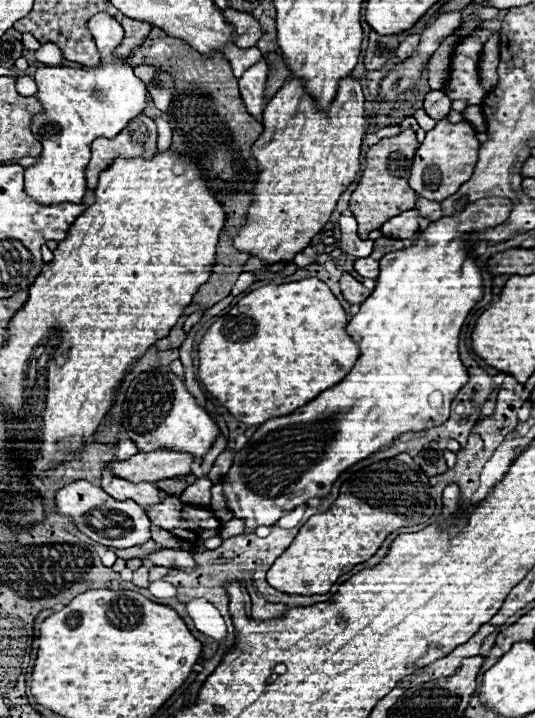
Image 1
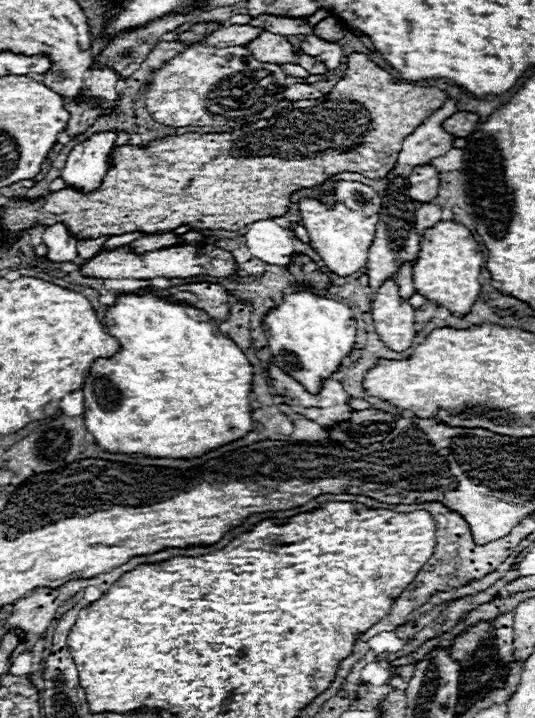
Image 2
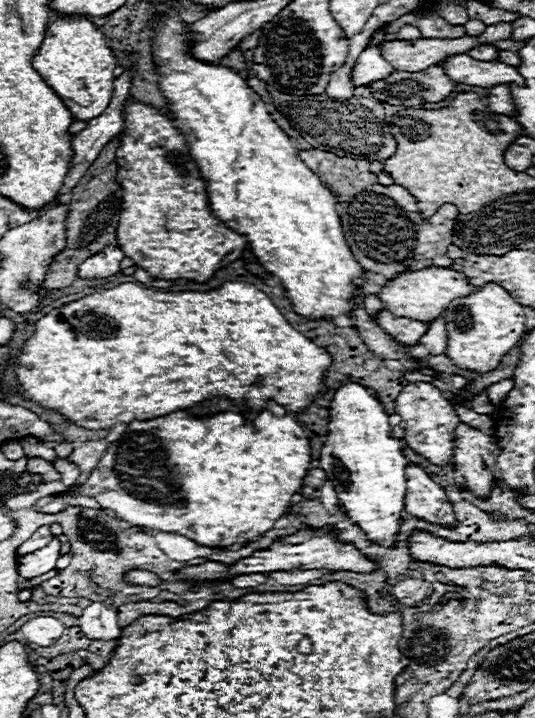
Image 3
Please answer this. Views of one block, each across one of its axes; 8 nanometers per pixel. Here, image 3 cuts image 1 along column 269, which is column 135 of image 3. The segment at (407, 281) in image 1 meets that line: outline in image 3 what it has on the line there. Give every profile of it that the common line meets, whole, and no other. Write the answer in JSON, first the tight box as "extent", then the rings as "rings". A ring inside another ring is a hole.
{"extent":[32,402,312,548],"rings":[[[270,402],[262,414],[256,416],[256,420],[244,424],[244,416],[238,414],[238,412],[220,412],[212,418],[194,418],[186,412],[172,412],[170,416],[164,416],[164,418],[154,418],[154,420],[134,420],[128,424],[128,432],[124,436],[120,436],[116,442],[110,444],[110,448],[106,450],[106,454],[102,456],[102,460],[98,462],[98,466],[92,470],[90,478],[78,486],[74,486],[72,492],[68,494],[58,494],[58,496],[44,496],[44,498],[38,498],[32,506],[38,510],[38,512],[60,512],[64,510],[68,504],[64,504],[68,498],[72,496],[86,496],[86,498],[94,498],[98,508],[100,510],[112,510],[116,518],[120,520],[126,520],[130,522],[132,526],[138,526],[138,528],[148,528],[148,530],[162,530],[162,532],[174,532],[174,534],[180,534],[180,536],[186,536],[190,540],[194,540],[196,544],[200,546],[206,546],[206,548],[228,548],[228,546],[234,546],[234,544],[248,544],[250,540],[254,540],[256,536],[262,536],[266,534],[268,530],[274,528],[274,522],[278,518],[282,518],[288,508],[292,506],[292,496],[300,492],[302,484],[304,484],[304,478],[310,470],[310,460],[312,460],[312,450],[310,450],[310,440],[304,432],[304,428],[292,418],[292,414],[288,410],[284,410],[282,406]]]}

